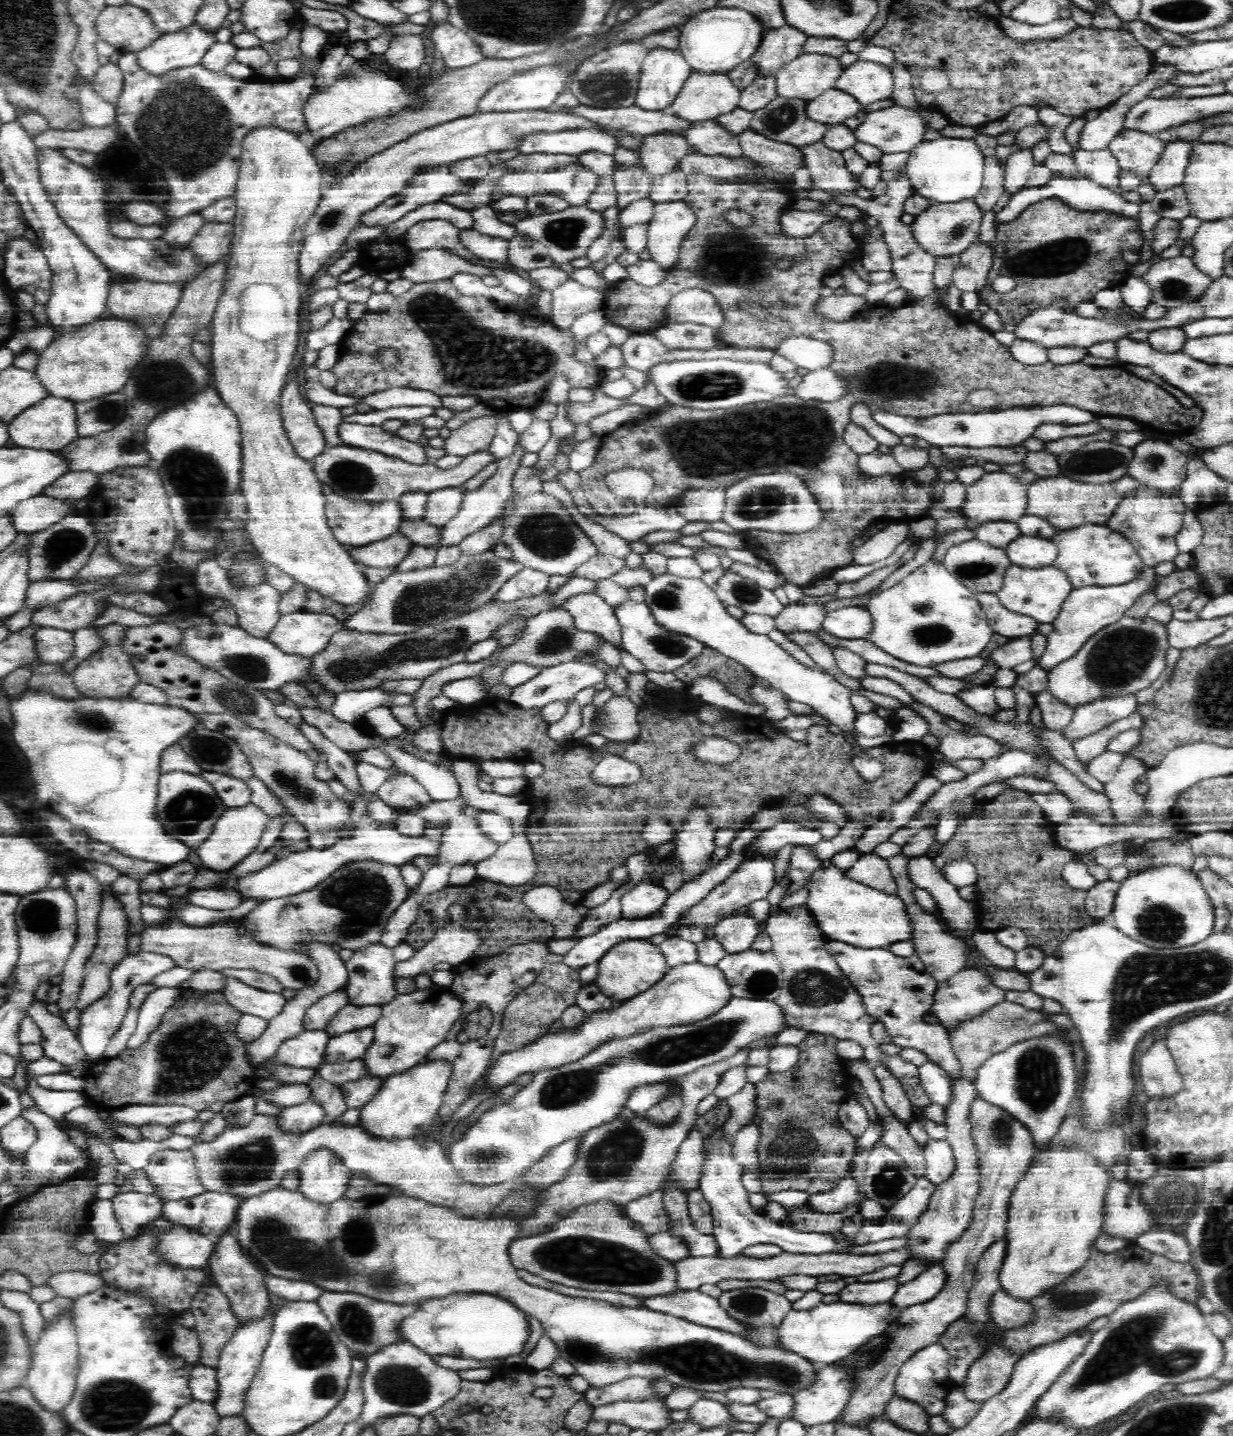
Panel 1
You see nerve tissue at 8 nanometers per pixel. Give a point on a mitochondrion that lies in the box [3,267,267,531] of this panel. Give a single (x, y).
(158, 382)

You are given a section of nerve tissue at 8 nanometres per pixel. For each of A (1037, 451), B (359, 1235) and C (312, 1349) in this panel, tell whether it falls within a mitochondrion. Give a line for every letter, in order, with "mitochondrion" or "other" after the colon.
A: other
B: mitochondrion
C: mitochondrion

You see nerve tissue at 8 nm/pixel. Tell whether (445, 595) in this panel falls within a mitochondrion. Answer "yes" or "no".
yes

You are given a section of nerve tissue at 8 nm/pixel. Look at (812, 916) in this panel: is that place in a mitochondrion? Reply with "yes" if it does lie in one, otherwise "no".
no

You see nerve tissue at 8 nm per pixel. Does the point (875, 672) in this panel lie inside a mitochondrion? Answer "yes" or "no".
no

